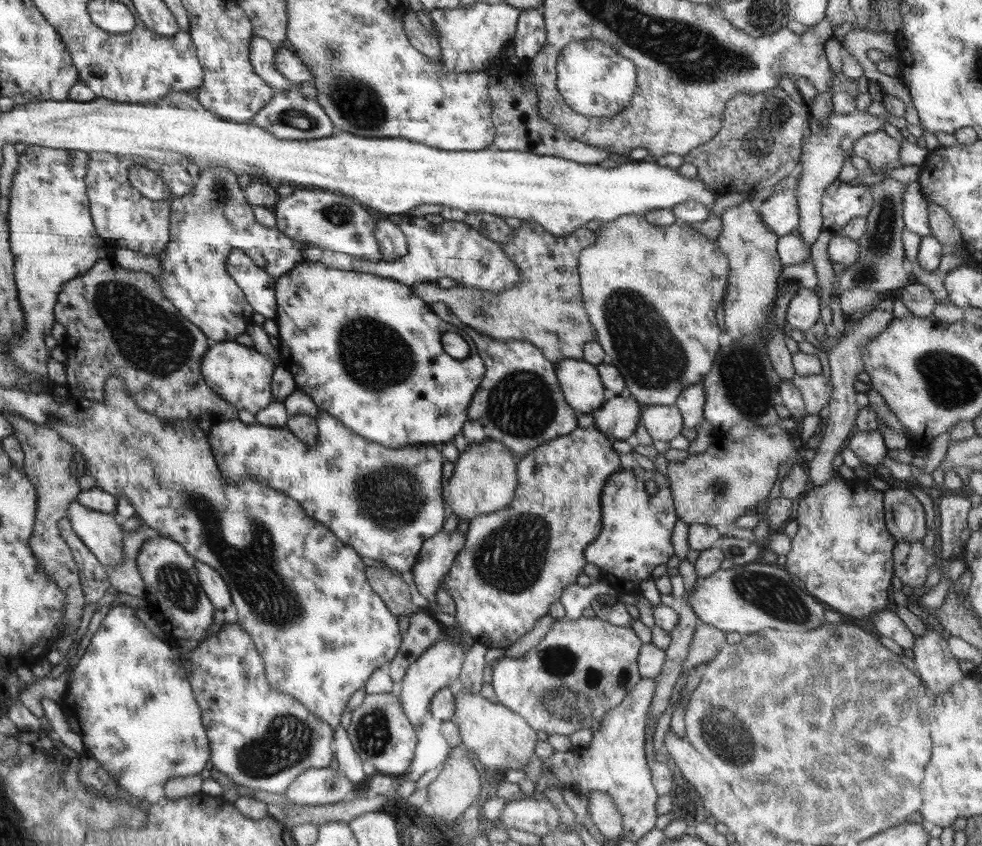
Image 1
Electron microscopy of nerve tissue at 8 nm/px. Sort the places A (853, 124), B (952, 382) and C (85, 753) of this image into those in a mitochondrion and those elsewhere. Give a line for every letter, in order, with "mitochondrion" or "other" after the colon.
A: other
B: mitochondrion
C: other

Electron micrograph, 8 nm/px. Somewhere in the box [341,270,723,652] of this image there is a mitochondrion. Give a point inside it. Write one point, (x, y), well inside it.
(644, 347)

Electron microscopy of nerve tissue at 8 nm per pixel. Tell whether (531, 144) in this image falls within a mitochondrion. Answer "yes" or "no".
no

